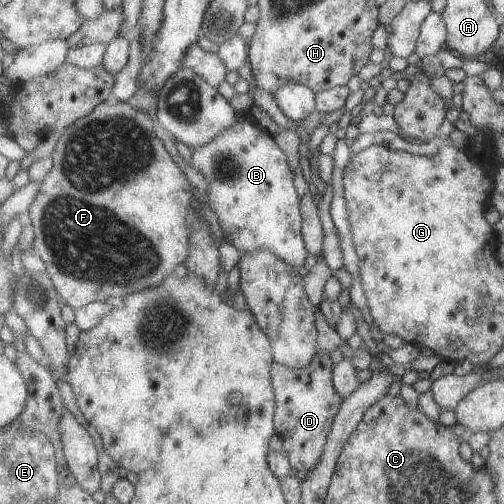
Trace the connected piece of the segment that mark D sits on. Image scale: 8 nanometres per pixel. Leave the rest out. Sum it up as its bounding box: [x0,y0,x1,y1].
[272,349,343,482]

